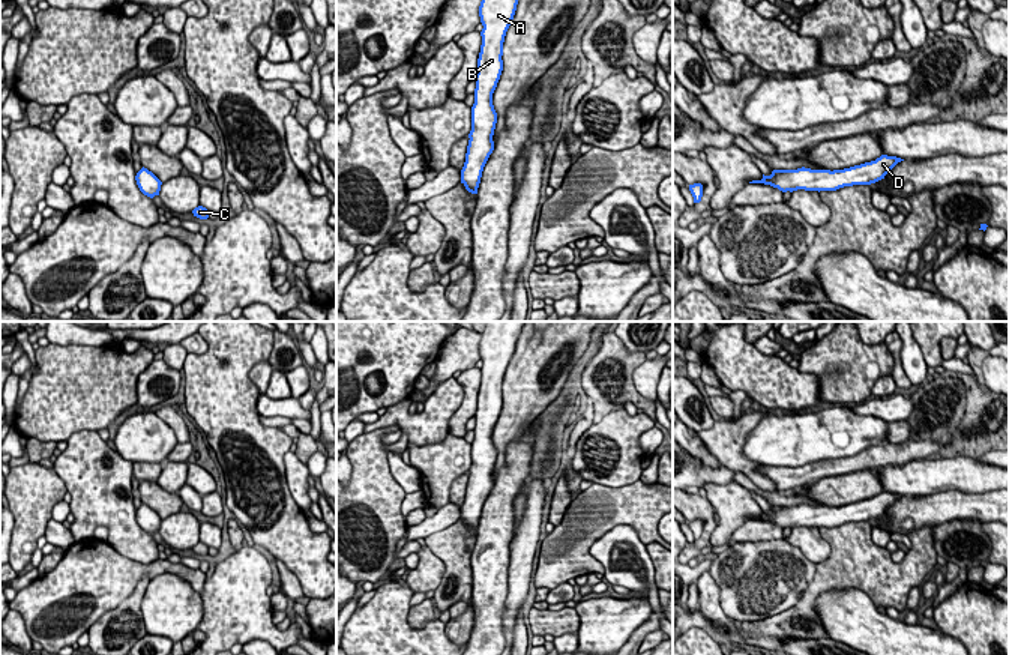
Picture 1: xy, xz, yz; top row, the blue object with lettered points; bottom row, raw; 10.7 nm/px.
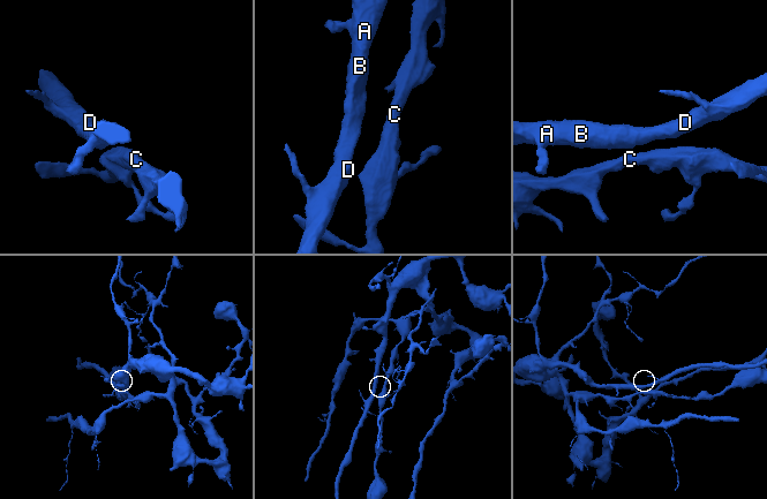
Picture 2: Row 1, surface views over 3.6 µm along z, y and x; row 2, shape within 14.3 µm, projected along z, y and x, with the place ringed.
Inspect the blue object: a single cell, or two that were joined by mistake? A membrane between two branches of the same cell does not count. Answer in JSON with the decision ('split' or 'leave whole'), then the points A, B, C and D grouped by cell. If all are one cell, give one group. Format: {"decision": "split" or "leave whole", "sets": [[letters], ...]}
{"decision": "leave whole", "sets": [["A", "B", "C", "D"]]}

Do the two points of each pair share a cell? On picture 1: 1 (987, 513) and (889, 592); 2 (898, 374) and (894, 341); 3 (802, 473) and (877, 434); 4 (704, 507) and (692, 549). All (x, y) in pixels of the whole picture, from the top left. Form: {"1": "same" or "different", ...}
{"1": "different", "2": "same", "3": "different", "4": "same"}

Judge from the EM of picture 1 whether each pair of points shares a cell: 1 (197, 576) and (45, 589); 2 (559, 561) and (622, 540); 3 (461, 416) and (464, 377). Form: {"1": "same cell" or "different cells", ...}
{"1": "same cell", "2": "different cells", "3": "same cell"}

